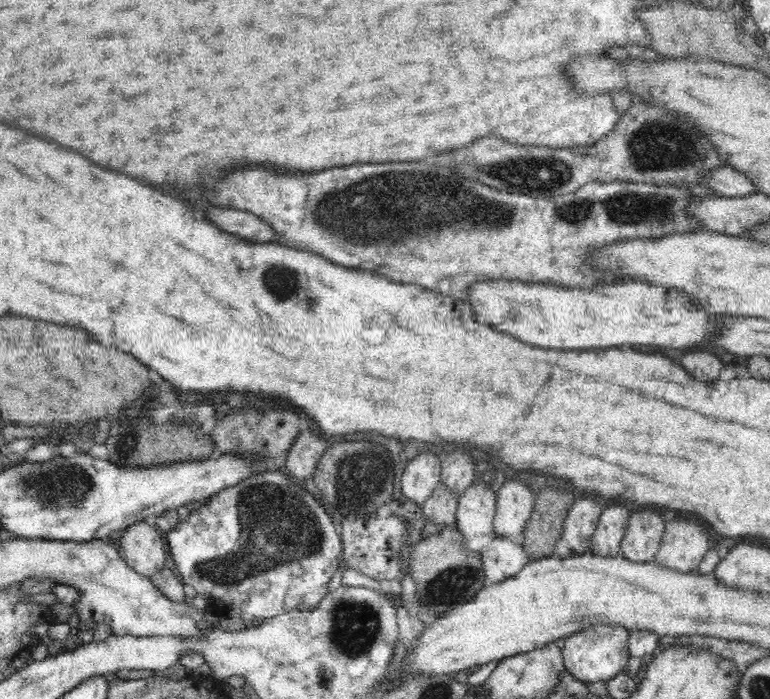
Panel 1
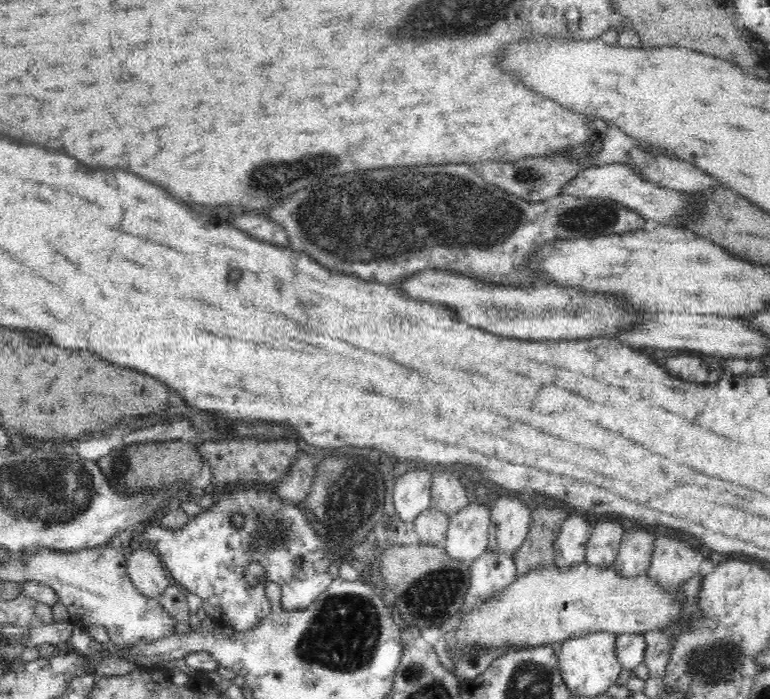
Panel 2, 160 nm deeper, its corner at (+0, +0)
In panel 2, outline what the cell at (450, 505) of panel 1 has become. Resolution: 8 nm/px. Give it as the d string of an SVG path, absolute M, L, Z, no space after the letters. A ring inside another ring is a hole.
M431 506L423 510L414 520L420 543L443 545L446 539L451 516L446 511Z

